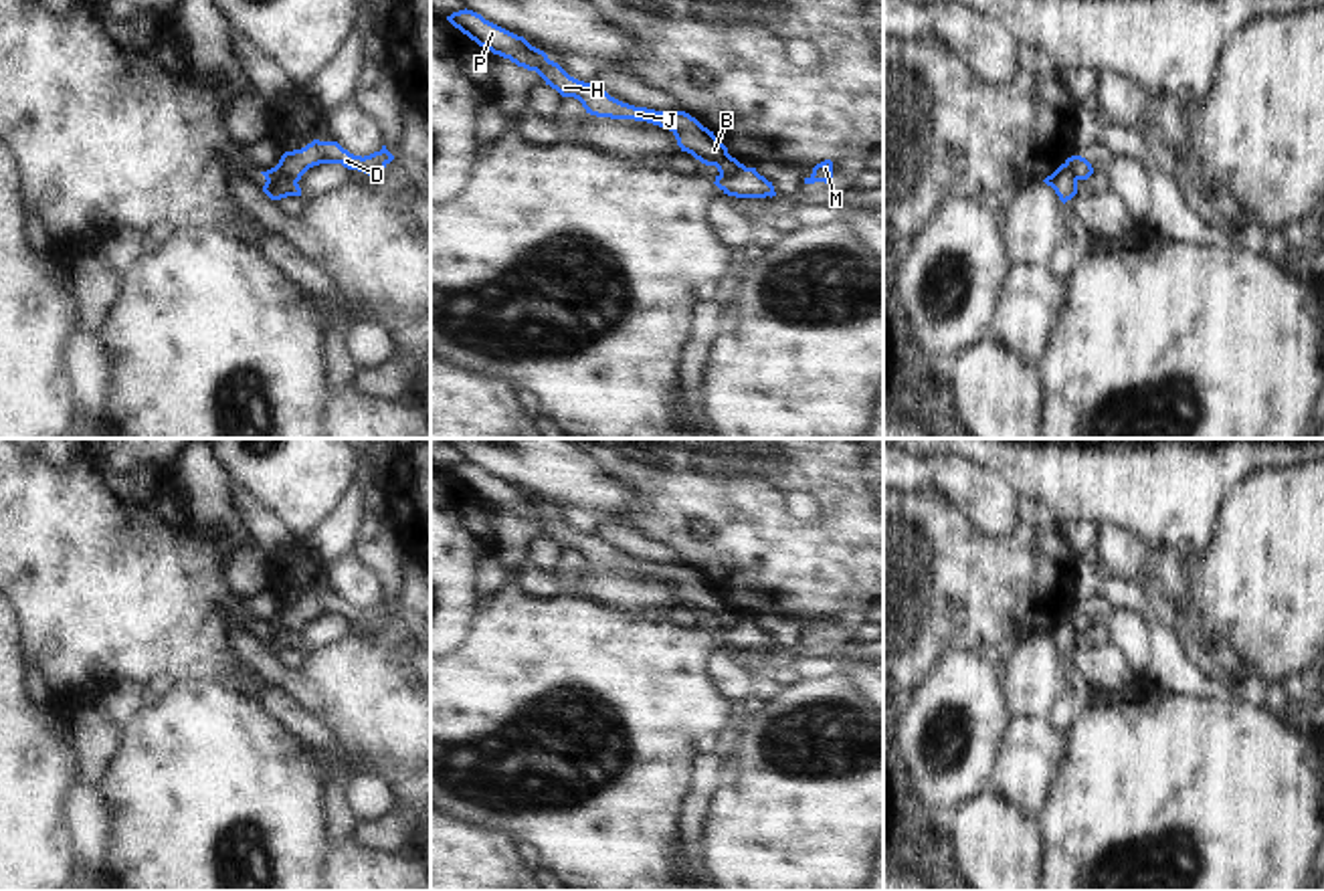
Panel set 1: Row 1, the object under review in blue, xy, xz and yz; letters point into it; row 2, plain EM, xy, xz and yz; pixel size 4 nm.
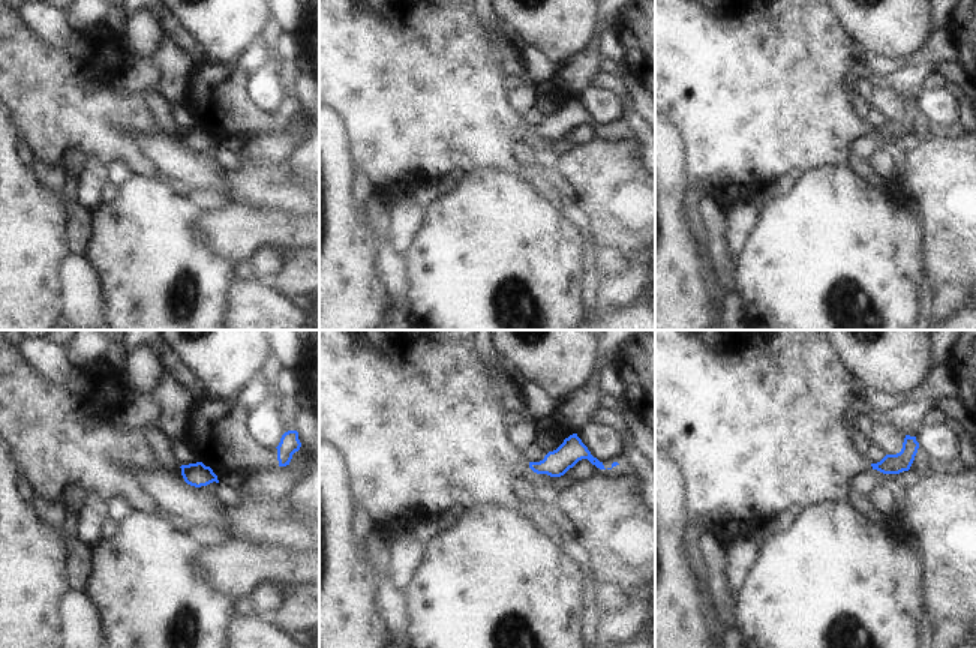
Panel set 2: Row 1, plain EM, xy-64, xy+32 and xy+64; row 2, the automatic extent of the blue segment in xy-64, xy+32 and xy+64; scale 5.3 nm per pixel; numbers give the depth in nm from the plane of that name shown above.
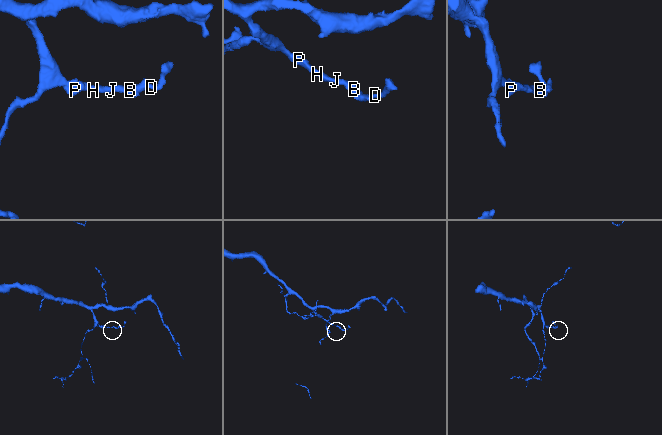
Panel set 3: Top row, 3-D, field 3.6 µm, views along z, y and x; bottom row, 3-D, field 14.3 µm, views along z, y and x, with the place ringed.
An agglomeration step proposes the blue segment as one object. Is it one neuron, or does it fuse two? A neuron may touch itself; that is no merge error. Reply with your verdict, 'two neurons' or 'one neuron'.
two neurons

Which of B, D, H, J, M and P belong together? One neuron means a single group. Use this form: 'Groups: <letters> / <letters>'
Groups: B H J P / D M

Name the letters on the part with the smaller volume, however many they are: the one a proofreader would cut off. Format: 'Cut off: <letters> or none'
Cut off: D, M

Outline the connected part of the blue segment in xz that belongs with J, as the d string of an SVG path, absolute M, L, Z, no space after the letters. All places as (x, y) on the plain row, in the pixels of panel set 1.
M465 461L453 465L447 473L485 503L509 511L517 519L536 523L546 537L556 541L562 550L578 552L590 568L647 574L669 582L681 604L691 606L705 618L716 618L720 628L732 628L742 618L728 606L728 600L714 588L714 584L685 564L655 564L623 556L596 535L584 535L570 529L558 515L550 513L544 503L532 499L524 489L485 473L473 463Z

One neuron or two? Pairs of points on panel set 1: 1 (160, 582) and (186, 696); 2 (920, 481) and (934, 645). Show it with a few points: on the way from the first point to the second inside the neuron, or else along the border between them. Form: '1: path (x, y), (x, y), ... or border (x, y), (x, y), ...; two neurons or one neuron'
1: border (176, 679), (229, 681); two neurons
2: border (938, 489), (904, 496); two neurons

